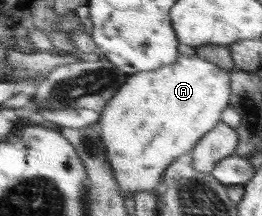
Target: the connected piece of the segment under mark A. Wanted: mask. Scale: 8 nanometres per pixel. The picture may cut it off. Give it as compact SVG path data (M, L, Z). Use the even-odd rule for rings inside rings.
M179 54L173 63L128 76L125 83L113 93L100 112L97 125L123 199L125 194L135 195L139 190L158 191L164 169L180 155L192 150L220 122L223 111L230 106L231 72L204 57Z

